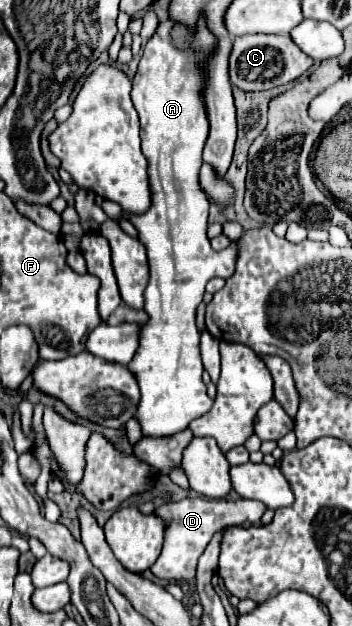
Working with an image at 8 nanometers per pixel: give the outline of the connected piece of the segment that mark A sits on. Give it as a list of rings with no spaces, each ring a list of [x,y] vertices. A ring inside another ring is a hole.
[[[200,19],[196,35],[192,37],[192,51],[178,51],[170,43],[172,21],[158,25],[156,33],[144,45],[138,71],[132,79],[132,103],[140,115],[140,137],[142,153],[148,159],[148,177],[150,177],[150,207],[136,215],[122,210],[122,217],[128,219],[138,229],[138,239],[146,245],[148,263],[150,263],[150,281],[144,291],[144,311],[148,321],[140,325],[140,345],[134,359],[128,363],[128,369],[138,381],[140,403],[134,413],[134,419],[142,427],[144,437],[168,437],[190,425],[196,417],[204,415],[212,407],[212,399],[202,381],[202,361],[200,361],[200,333],[196,329],[196,307],[202,303],[204,287],[212,277],[230,277],[234,273],[236,245],[232,243],[224,251],[214,251],[206,235],[208,227],[208,209],[210,201],[200,185],[200,167],[202,167],[202,147],[208,137],[206,109],[202,105],[202,73],[200,65],[210,55],[216,45],[214,35],[206,29]]]

